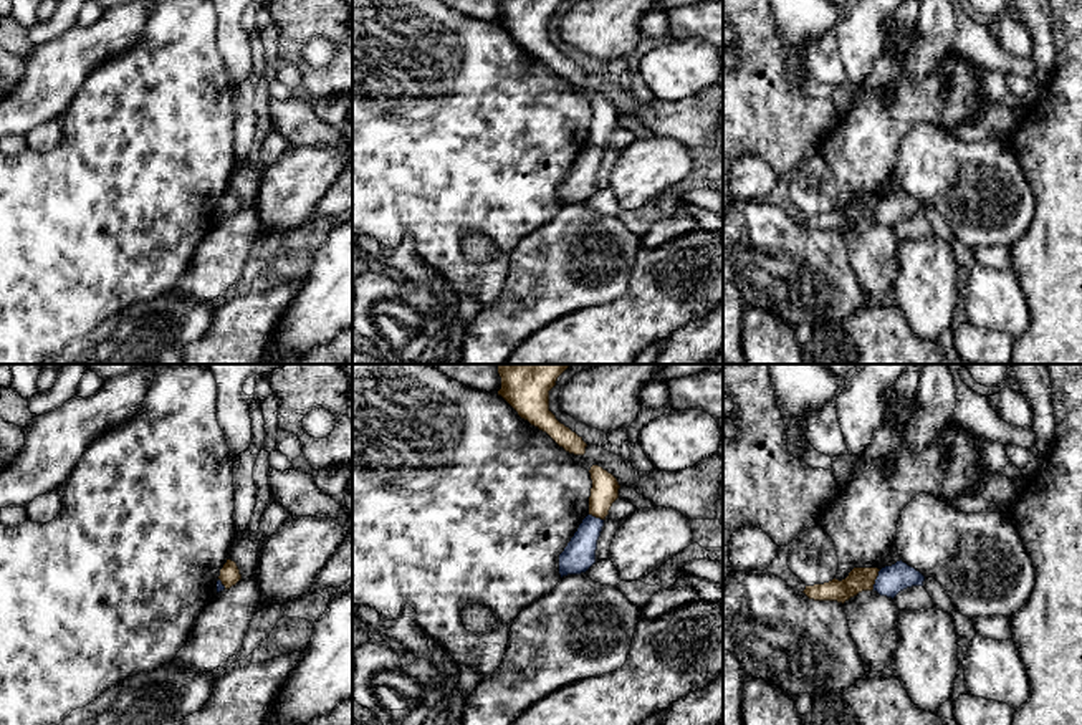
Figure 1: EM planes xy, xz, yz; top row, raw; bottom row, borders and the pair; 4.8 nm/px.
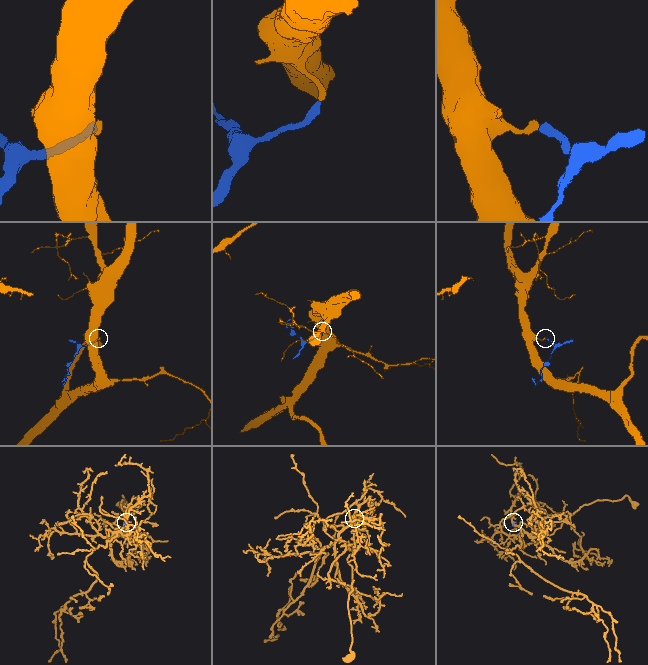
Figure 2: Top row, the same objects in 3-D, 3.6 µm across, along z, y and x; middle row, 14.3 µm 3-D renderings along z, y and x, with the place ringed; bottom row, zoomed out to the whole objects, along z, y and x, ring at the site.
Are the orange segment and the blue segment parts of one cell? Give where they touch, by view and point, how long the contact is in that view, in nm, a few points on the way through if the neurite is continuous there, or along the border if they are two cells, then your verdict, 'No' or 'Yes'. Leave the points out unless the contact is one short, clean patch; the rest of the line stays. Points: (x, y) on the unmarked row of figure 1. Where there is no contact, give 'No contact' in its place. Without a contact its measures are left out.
Touches orange at yz (876, 207). Shared border 100 nm. Boundary: yz (880, 199), (872, 217). No

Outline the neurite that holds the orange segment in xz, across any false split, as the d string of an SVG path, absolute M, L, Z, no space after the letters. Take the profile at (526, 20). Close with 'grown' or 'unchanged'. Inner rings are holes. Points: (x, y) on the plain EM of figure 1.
M498 0L501 25L521 48L546 61L559 76L584 84L587 73L549 40L549 20L564 0Z; unchanged

